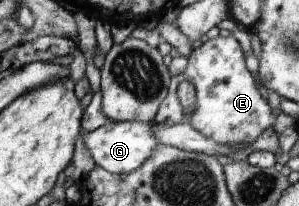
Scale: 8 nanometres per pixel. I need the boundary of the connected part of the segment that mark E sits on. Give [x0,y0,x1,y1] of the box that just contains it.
[153,35,276,144]

